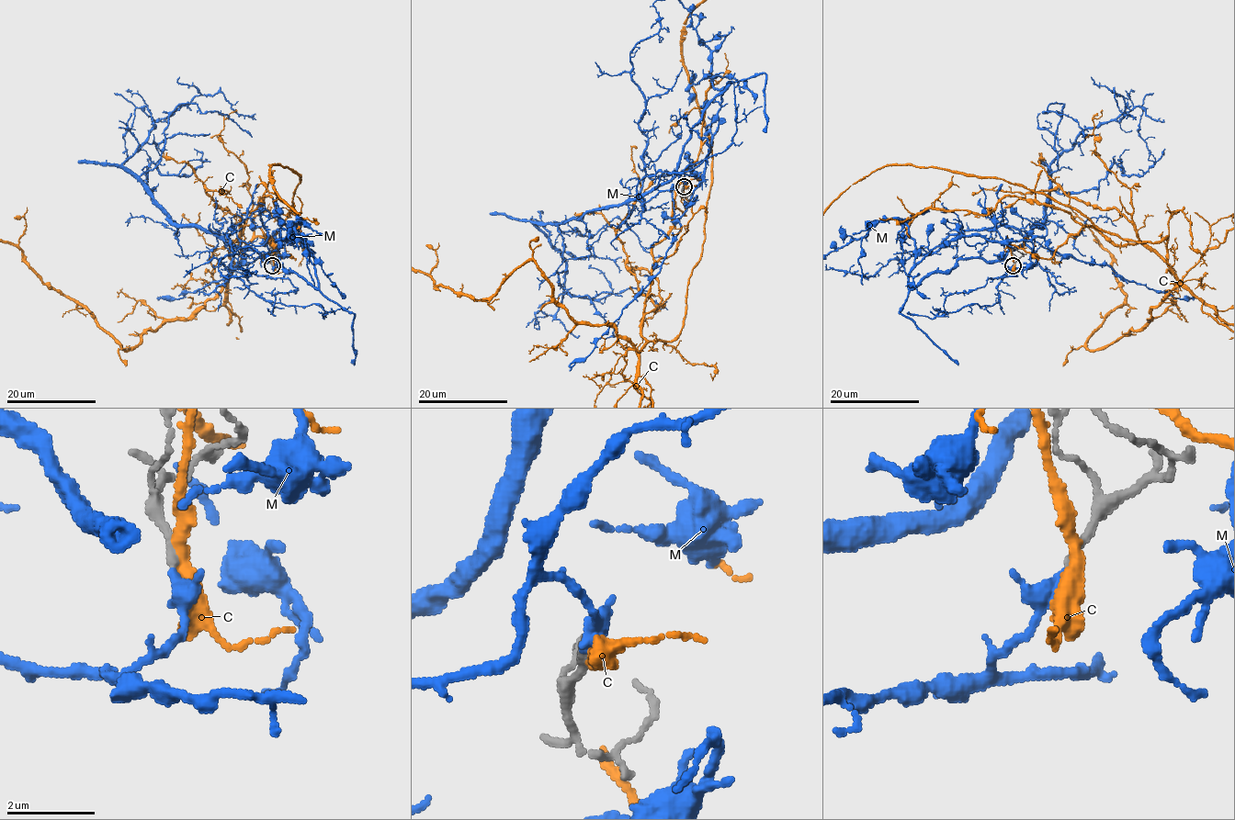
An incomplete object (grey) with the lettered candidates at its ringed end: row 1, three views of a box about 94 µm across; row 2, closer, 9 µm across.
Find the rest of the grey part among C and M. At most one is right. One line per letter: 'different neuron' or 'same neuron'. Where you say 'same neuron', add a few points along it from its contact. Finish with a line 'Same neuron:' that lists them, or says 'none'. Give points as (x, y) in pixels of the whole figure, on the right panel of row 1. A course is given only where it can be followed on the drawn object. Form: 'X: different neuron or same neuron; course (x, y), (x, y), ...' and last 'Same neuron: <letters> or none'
C: different neuron
M: same neuron; course (1013, 265), (1006, 275), (1036, 254), (1001, 210), (1005, 242), (1041, 236), (1129, 281), (1197, 297)
Same neuron: M

